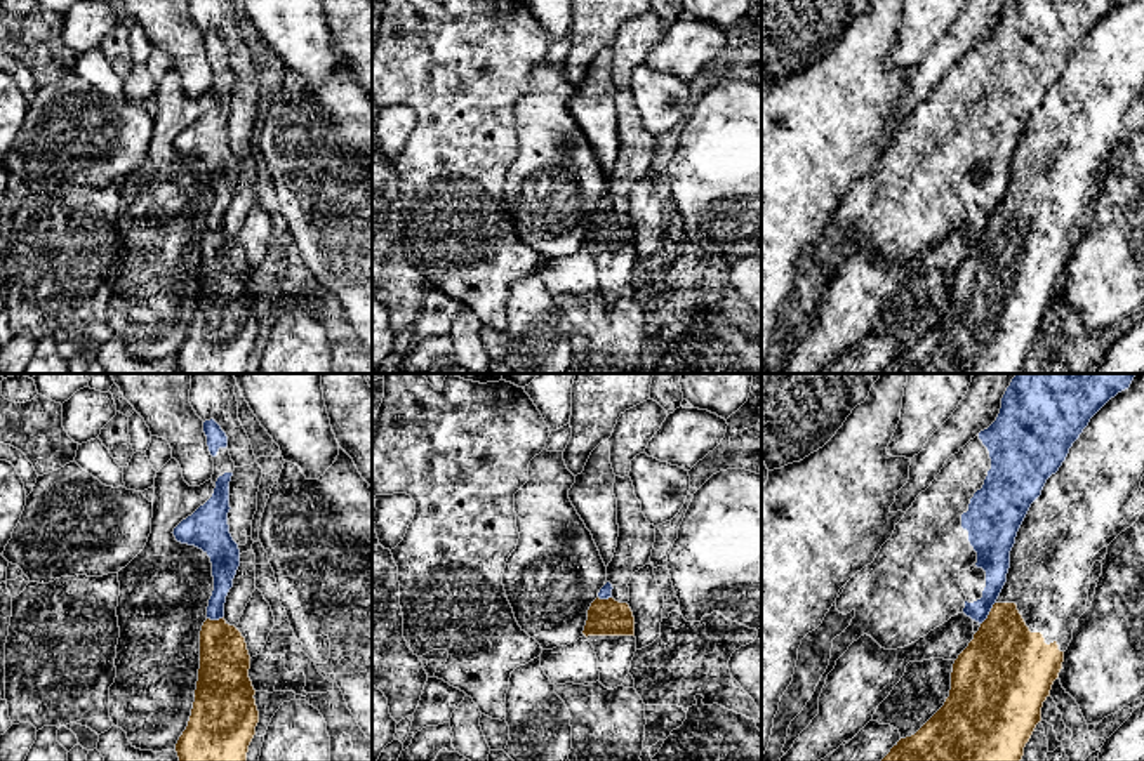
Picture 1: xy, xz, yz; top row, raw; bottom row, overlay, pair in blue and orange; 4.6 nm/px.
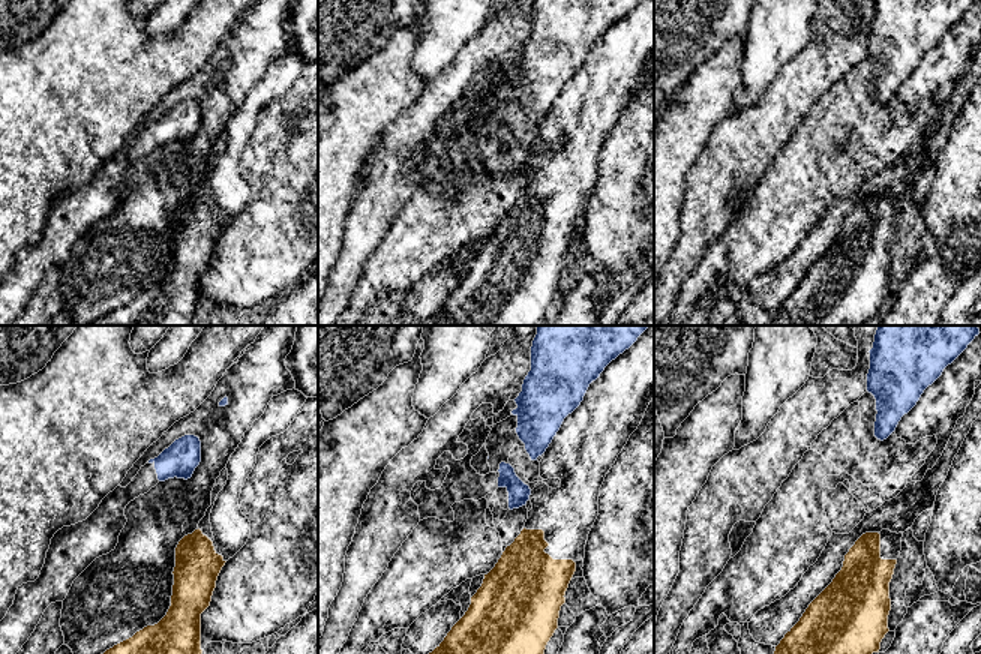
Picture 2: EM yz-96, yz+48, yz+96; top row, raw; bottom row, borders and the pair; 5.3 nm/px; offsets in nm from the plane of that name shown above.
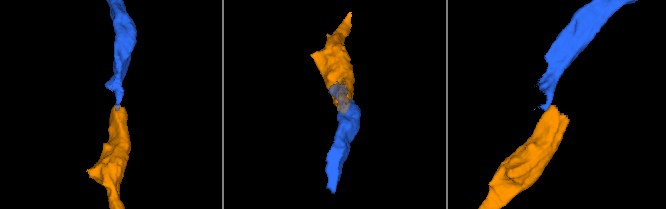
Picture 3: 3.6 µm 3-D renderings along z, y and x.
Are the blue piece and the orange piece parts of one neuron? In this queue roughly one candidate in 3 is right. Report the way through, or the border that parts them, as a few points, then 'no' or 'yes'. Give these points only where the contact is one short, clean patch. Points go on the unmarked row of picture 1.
along yz (995, 212), (981, 235) | no

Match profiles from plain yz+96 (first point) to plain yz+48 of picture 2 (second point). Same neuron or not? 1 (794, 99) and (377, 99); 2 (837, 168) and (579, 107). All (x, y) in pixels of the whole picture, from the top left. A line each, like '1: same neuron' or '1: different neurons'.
1: different neurons
2: different neurons

